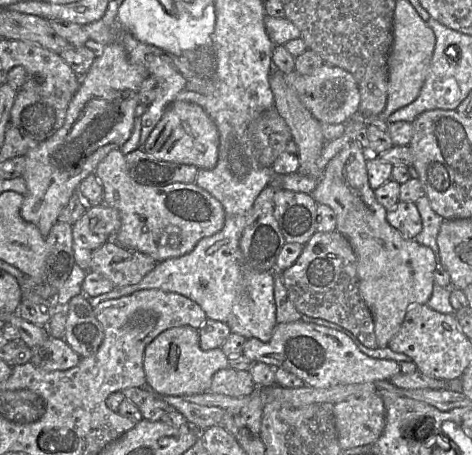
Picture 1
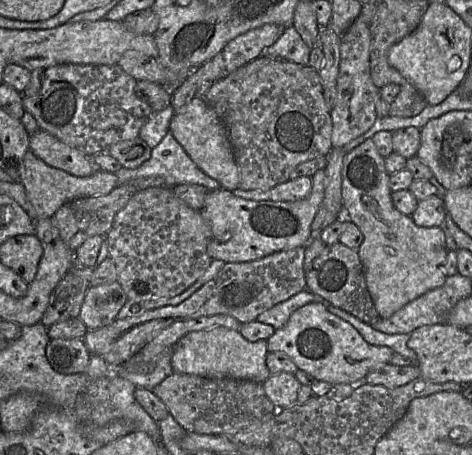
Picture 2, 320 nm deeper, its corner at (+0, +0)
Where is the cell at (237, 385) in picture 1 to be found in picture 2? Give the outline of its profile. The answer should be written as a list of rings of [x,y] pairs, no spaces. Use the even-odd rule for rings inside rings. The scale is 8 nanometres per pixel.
[[[286,372],[272,374],[262,385],[266,395],[278,409],[297,404],[301,383],[293,374]]]

